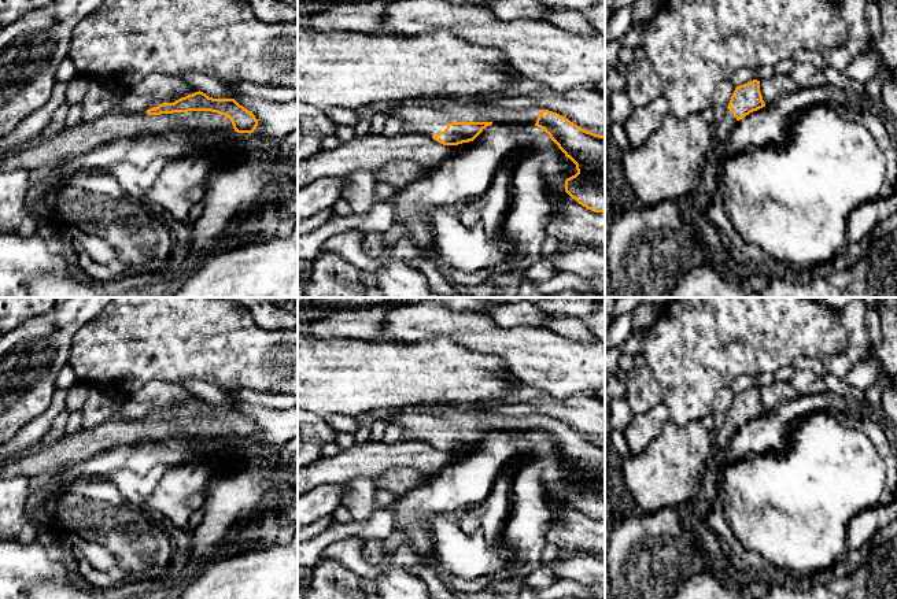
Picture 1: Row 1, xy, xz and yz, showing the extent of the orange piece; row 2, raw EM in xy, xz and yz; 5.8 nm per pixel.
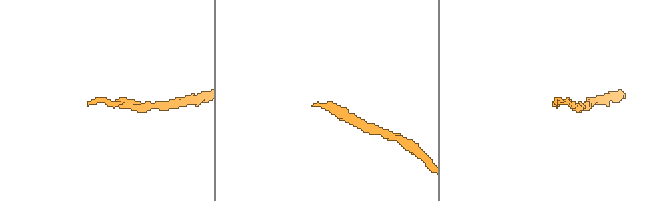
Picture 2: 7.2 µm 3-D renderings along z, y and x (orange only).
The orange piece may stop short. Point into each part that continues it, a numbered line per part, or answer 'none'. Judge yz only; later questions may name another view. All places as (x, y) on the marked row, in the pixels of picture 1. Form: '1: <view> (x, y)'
1: yz (722, 130)

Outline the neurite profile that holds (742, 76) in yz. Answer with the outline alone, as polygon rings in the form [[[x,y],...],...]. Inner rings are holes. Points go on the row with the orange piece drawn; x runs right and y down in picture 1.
[[[742,67],[742,69],[737,70],[734,74],[731,74],[728,80],[737,88],[739,85],[748,84],[748,82],[756,80],[754,70]]]

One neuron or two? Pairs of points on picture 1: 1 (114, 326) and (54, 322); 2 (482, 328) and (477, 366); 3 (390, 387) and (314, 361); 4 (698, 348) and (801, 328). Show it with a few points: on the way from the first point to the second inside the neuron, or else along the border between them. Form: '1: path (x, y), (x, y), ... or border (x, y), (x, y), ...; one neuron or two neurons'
1: border (100, 311), (73, 336), (69, 352); two neurons
2: border (450, 337), (469, 348), (495, 354), (508, 368); two neurons
3: path (371, 376), (333, 376); one neuron
4: path (724, 328), (775, 328); one neuron

